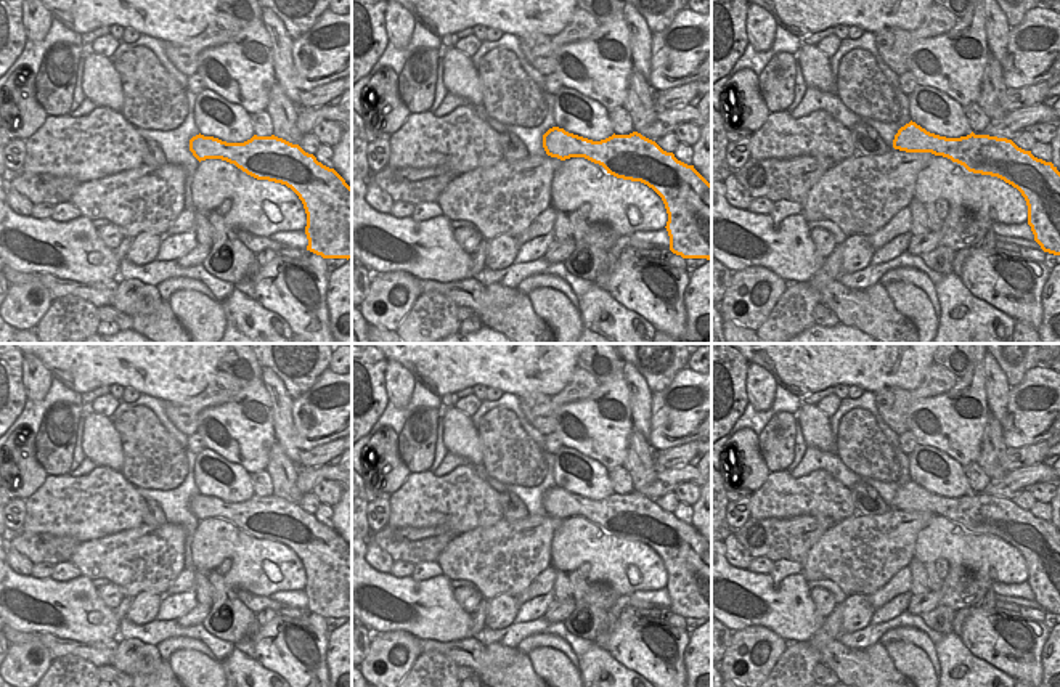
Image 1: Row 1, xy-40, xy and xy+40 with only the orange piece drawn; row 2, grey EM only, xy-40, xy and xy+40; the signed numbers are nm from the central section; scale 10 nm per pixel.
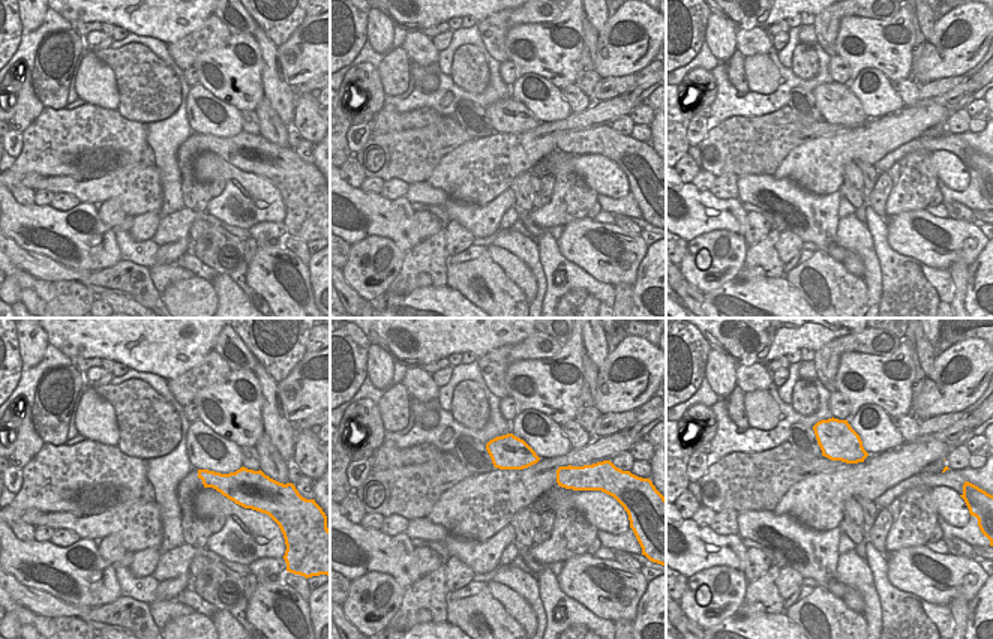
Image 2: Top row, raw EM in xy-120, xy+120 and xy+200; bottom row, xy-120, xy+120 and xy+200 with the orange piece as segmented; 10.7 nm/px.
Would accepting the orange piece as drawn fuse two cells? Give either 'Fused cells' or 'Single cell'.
Single cell.

